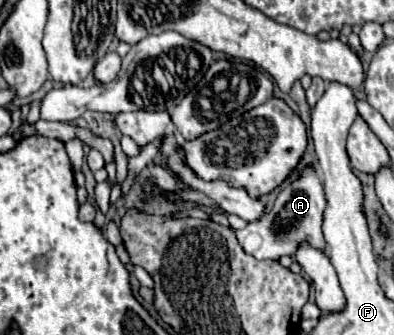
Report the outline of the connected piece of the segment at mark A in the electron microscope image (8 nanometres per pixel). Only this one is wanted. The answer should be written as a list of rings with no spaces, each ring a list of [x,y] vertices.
[[[307,165],[295,181],[285,181],[281,185],[281,191],[277,195],[273,209],[267,211],[263,219],[249,223],[245,229],[235,231],[235,235],[241,247],[255,259],[279,259],[283,255],[293,257],[295,247],[301,241],[309,241],[313,247],[325,249],[325,239],[321,233],[323,209],[325,209],[323,183],[319,179],[319,173],[315,171],[315,165]]]

